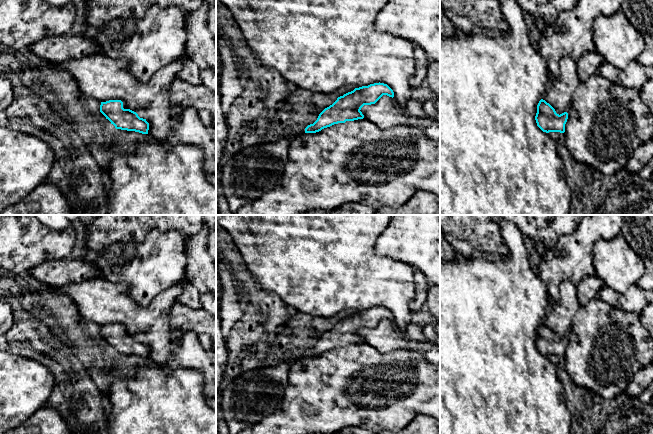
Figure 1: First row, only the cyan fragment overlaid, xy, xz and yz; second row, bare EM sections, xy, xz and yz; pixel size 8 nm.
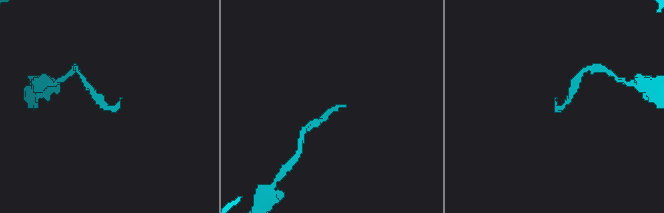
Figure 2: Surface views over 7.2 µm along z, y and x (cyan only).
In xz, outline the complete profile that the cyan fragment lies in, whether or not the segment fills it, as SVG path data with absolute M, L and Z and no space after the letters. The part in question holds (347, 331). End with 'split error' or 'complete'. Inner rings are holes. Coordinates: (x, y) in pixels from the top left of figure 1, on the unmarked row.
M384 307L355 312L325 332L317 344L305 352L305 357L316 357L334 348L363 343L361 332L364 329L375 328L383 319L394 321L393 314Z; complete

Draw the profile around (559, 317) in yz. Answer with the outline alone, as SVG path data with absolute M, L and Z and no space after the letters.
M565 280L560 285L558 302L552 302L543 319L543 324L549 327L557 338L567 335L579 309L576 284Z

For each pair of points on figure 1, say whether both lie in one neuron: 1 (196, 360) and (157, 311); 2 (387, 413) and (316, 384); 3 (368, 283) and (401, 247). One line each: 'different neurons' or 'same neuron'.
1: same neuron
2: same neuron
3: different neurons

